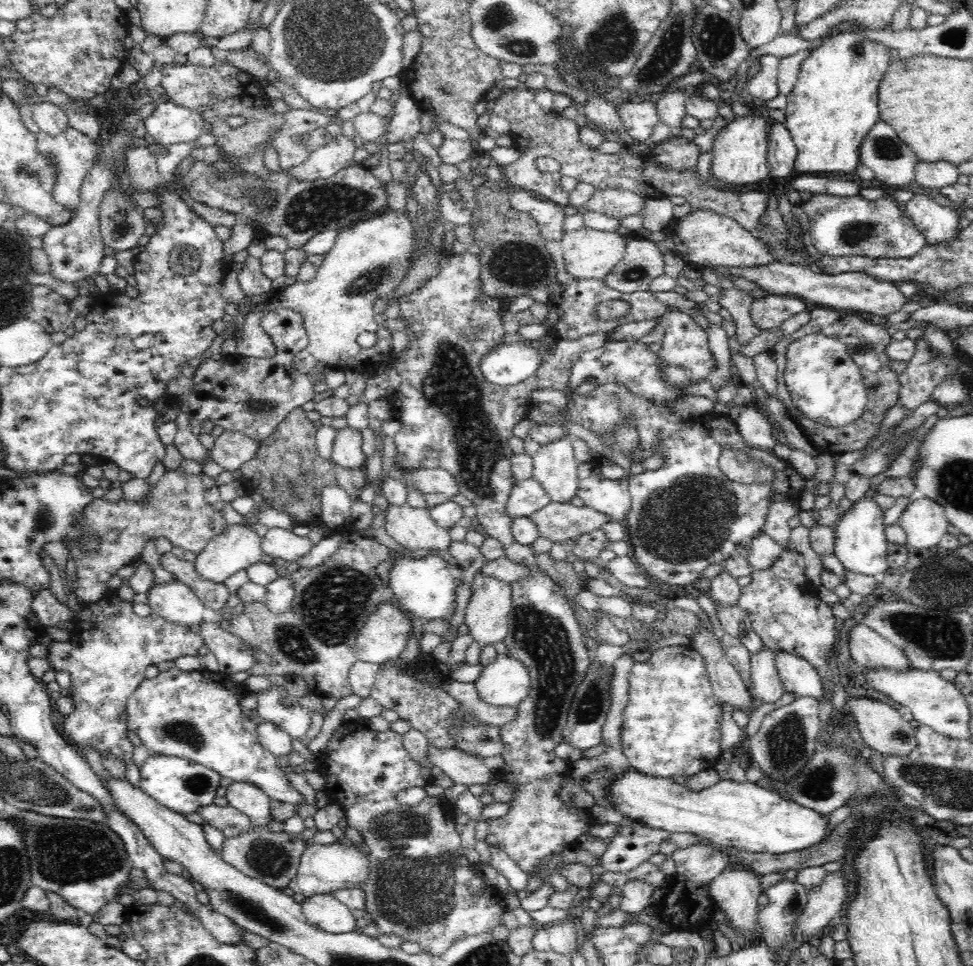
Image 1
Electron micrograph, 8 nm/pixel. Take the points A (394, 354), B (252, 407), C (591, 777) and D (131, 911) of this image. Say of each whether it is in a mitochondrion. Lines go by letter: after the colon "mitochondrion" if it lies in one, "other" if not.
A: other
B: mitochondrion
C: mitochondrion
D: other

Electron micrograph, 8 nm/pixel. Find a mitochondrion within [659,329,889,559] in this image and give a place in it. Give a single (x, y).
(866, 348)

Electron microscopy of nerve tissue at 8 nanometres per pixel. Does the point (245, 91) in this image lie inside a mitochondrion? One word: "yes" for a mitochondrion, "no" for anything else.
no

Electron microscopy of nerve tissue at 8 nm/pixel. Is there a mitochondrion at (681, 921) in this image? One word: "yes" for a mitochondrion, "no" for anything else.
no

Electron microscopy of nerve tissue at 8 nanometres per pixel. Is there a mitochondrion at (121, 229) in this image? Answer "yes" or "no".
no

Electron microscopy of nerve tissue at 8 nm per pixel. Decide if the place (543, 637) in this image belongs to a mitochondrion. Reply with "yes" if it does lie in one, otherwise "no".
yes

